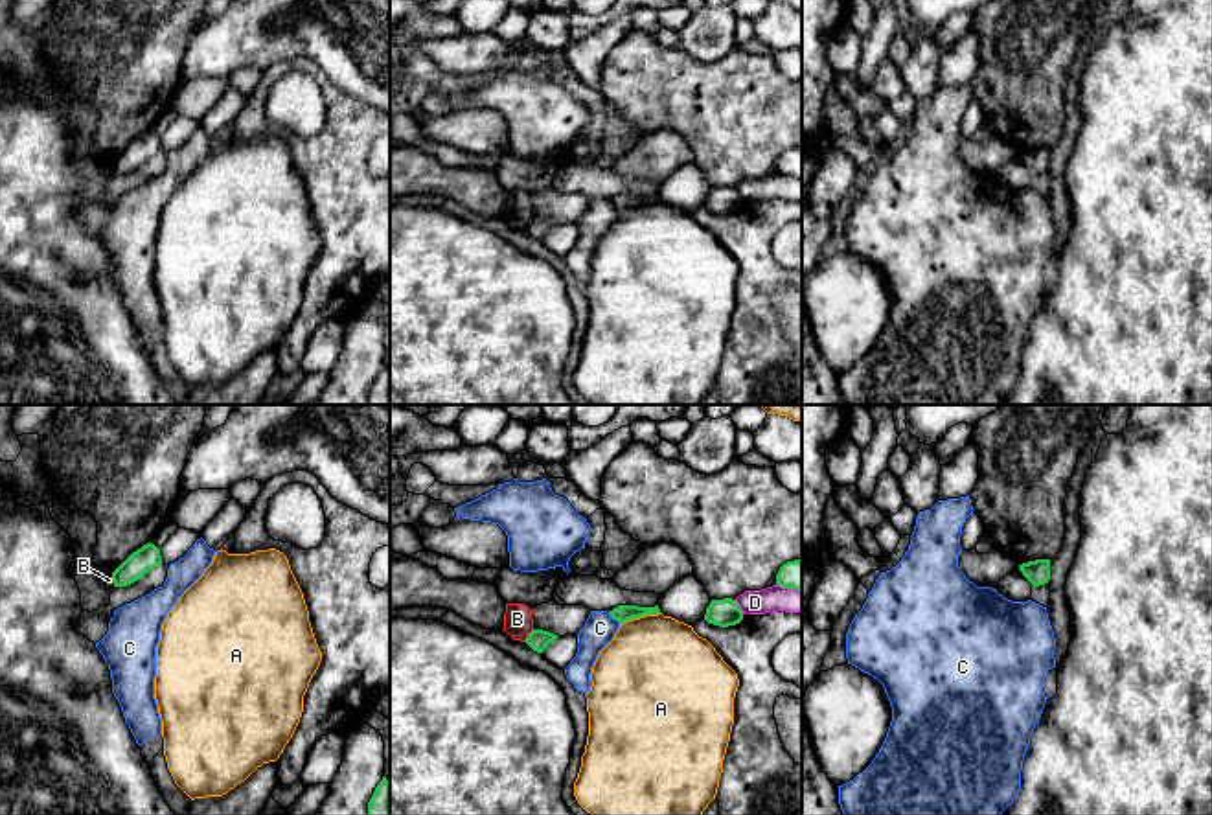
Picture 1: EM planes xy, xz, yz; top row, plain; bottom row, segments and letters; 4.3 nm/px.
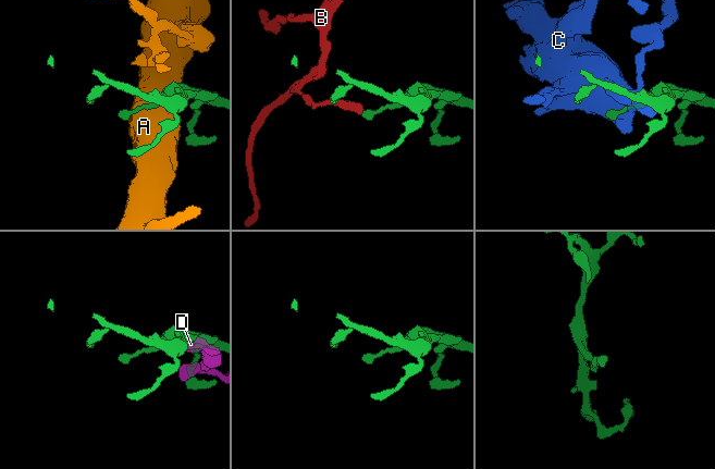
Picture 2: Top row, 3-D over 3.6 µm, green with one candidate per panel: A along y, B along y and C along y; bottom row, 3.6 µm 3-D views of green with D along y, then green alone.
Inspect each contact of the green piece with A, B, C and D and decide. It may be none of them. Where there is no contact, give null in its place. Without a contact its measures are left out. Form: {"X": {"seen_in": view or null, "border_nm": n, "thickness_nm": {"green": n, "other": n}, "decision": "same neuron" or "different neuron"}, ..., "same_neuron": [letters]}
{"A": {"seen_in": "xz", "border_nm": 190, "thickness_nm": {"green": 80, "other": 480}, "decision": "different neuron"}, "B": {"seen_in": "xz", "border_nm": 80, "thickness_nm": {"green": 90, "other": 130}, "decision": "different neuron"}, "C": {"seen_in": "xz", "border_nm": 80, "thickness_nm": {"green": 80, "other": 140}, "decision": "different neuron"}, "D": {"seen_in": "xz", "border_nm": 80, "thickness_nm": {"green": 120, "other": 120}, "decision": "different neuron"}, "same_neuron": []}

